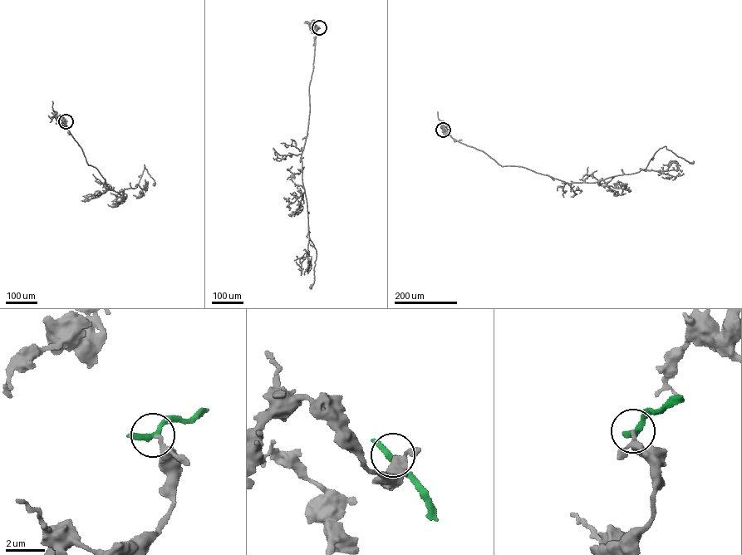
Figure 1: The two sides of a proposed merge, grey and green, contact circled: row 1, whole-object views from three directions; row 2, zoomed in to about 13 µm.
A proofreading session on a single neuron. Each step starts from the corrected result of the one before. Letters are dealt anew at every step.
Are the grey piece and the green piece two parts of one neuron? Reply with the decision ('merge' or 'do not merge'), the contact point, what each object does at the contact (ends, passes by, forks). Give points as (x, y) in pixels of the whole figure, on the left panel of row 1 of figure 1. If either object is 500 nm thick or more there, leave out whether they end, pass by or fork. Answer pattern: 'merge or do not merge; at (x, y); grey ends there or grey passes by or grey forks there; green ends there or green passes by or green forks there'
do not merge; at (66, 121); grey ends there; green passes by

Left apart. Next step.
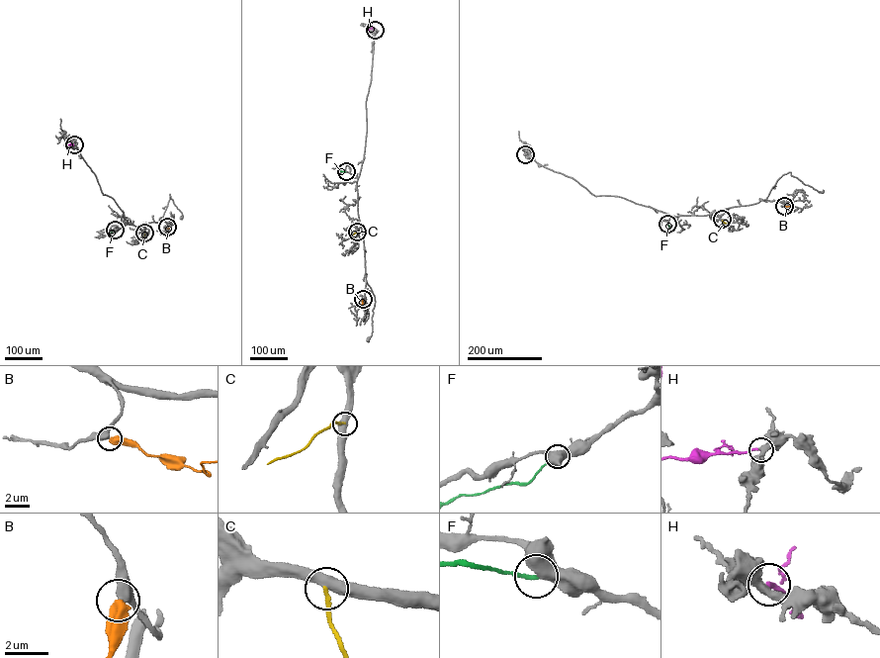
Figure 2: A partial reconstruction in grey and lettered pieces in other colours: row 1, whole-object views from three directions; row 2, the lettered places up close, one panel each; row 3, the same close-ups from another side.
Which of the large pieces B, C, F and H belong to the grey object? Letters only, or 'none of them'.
none of them

